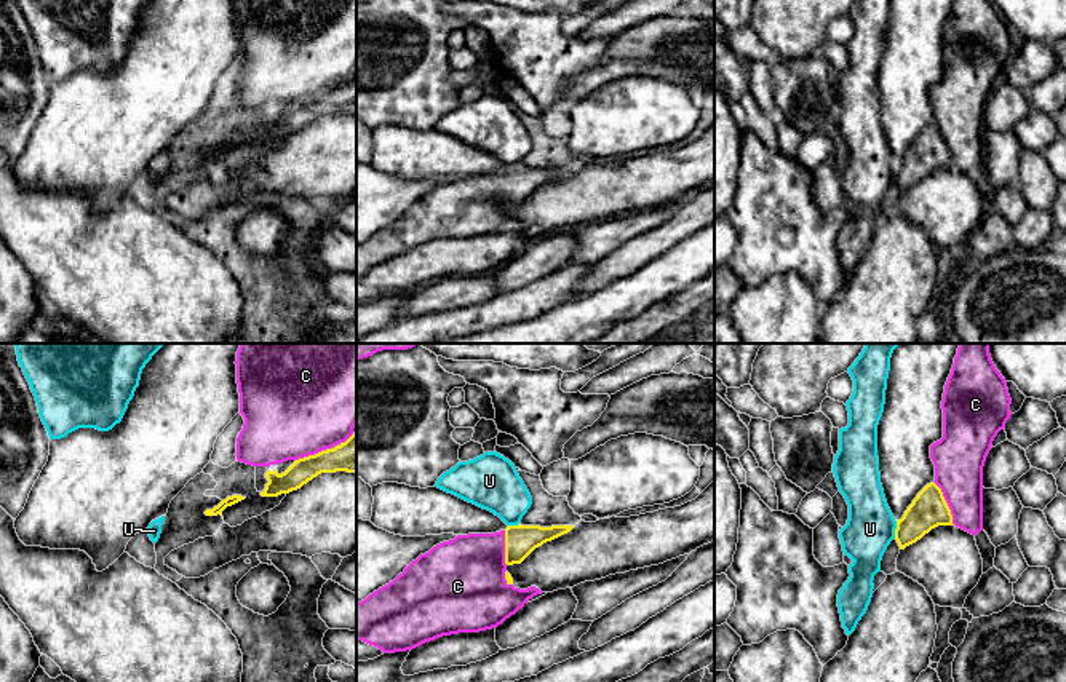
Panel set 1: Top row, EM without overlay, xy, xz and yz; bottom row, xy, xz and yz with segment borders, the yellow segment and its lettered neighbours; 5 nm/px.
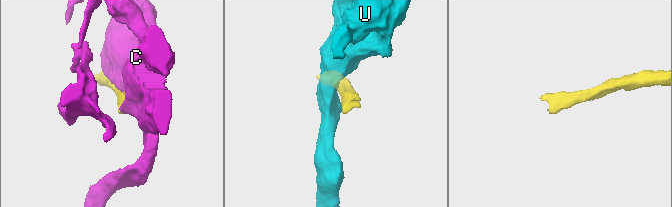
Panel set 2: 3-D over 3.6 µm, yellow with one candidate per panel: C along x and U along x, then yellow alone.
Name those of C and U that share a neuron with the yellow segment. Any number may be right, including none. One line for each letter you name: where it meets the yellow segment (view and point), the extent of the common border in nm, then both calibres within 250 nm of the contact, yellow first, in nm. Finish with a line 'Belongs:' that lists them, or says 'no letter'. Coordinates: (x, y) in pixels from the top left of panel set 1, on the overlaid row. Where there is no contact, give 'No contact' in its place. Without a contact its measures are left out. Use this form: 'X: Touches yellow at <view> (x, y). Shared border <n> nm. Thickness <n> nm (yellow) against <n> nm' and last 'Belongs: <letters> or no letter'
C: Touches yellow at yz (946, 503). Shared border 240 nm. Thickness 190 nm (yellow) against 260 nm
Belongs: C

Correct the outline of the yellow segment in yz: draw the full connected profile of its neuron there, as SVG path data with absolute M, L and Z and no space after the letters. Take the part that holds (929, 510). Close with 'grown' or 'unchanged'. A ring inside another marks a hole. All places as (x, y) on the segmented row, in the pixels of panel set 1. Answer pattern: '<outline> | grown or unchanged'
M959 343L941 401L943 438L930 446L935 481L917 494L897 521L895 540L900 549L938 525L956 525L972 535L983 530L983 466L994 438L1012 415L1007 382L991 359L989 345Z | grown

